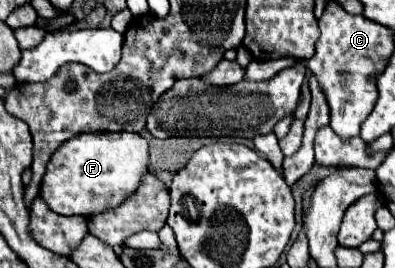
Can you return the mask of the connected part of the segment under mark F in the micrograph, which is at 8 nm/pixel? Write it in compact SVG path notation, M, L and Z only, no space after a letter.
M81 133L73 139L65 141L55 155L47 163L47 173L41 181L39 197L47 203L51 211L57 211L61 215L97 215L99 211L109 211L113 207L119 207L137 191L137 185L141 183L143 175L149 173L149 143L139 133Z

